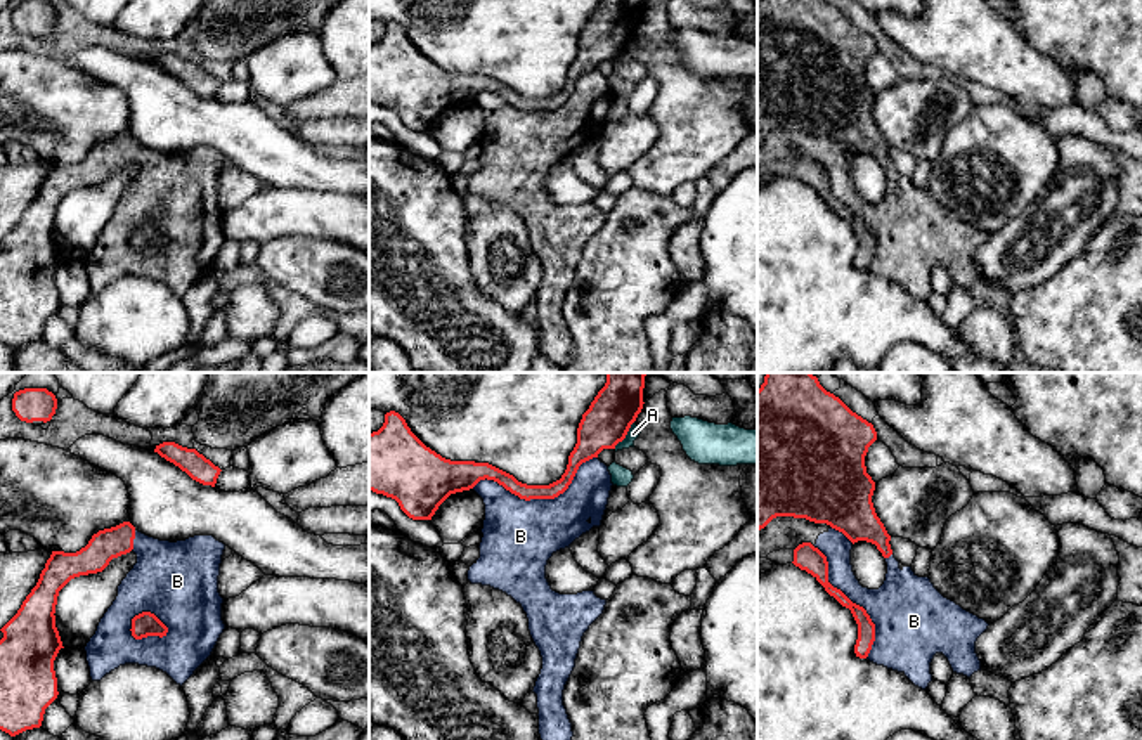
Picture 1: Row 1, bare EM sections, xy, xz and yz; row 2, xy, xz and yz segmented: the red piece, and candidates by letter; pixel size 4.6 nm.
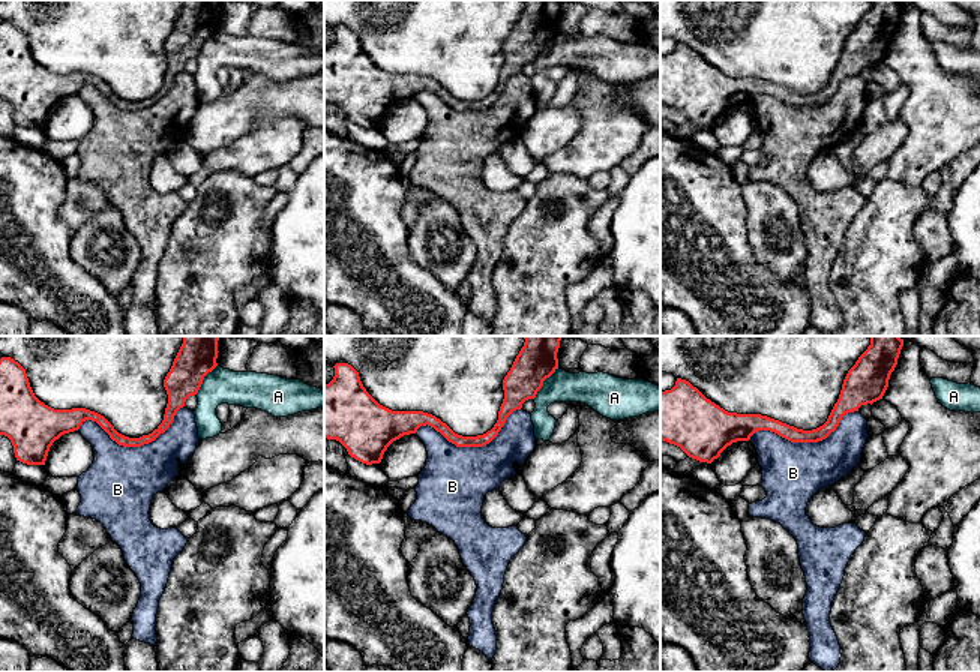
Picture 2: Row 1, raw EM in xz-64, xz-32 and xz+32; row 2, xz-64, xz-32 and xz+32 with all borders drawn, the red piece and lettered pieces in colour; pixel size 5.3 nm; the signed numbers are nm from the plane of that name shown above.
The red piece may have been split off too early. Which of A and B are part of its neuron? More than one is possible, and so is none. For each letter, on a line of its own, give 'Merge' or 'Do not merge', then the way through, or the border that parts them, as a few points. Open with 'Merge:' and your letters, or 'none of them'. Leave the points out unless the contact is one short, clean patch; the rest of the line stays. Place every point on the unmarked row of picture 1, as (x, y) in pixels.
Merge: B
A: Do not merge
B: Merge

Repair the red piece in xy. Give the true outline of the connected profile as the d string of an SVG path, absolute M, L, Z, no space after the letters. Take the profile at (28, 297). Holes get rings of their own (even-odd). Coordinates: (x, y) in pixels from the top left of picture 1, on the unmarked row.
M130 133L99 142L76 165L52 163L36 198L17 225L0 241L0 341L16 348L40 340L45 321L57 310L54 272L62 258L55 239L59 203L75 189L102 184L113 170L133 163L137 175L118 198L118 208L85 258L92 293L125 276L156 279L184 296L211 267L225 241L224 210L218 204L225 156L213 147L159 153L139 144Z

